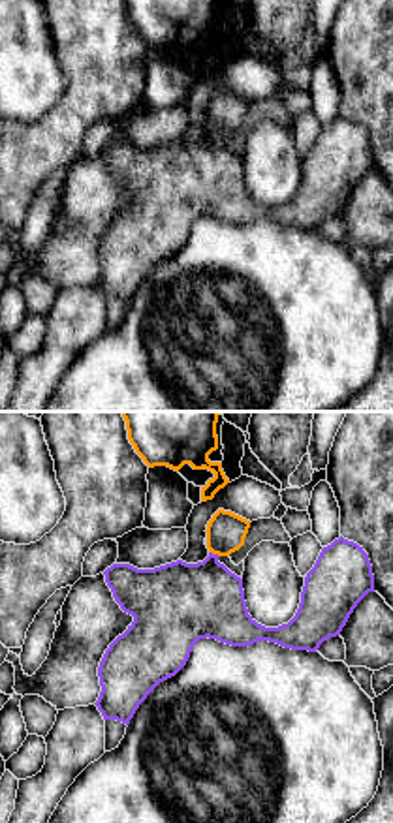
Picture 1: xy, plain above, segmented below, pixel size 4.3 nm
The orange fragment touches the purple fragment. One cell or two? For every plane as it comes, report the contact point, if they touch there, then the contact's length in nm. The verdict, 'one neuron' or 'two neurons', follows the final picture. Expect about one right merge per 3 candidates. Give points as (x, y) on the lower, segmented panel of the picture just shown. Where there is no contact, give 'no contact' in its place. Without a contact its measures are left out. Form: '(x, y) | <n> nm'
(215, 553) | 50 nm

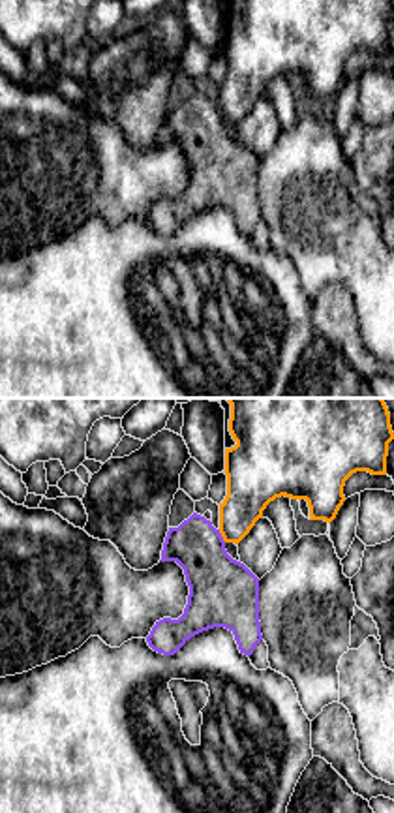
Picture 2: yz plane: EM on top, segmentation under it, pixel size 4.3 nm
(222, 536) | 70 nm

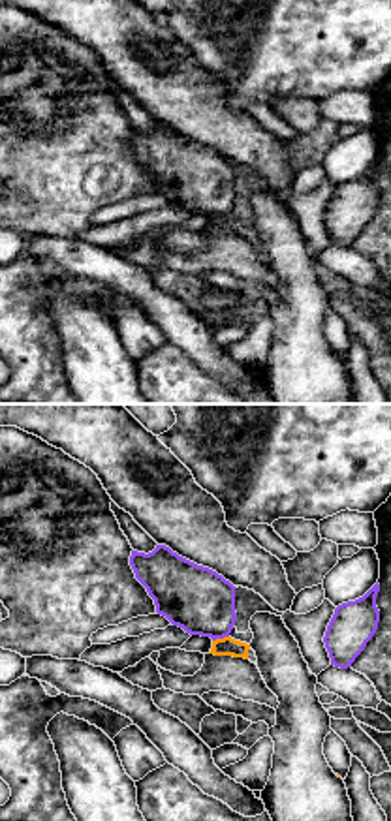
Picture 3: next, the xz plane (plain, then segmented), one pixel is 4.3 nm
(220, 639) | 80 nm

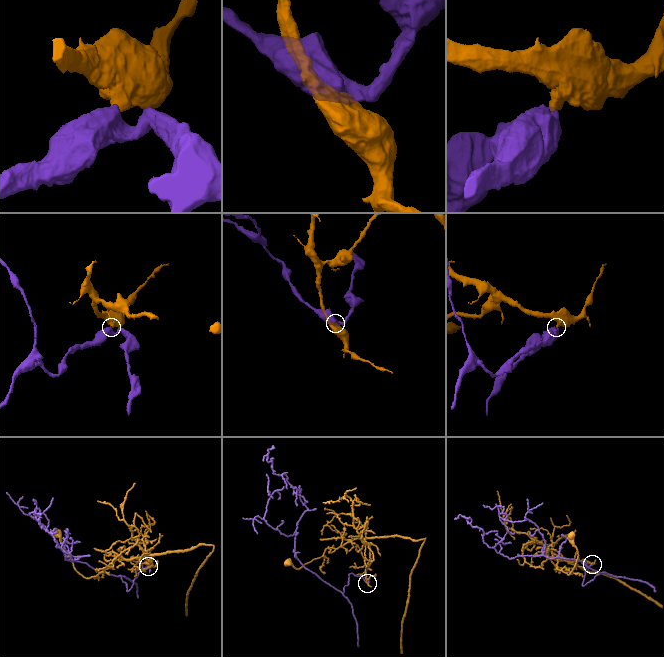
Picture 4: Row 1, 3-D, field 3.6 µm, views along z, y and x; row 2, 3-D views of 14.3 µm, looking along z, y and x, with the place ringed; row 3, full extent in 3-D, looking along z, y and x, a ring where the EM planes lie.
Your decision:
two neurons

